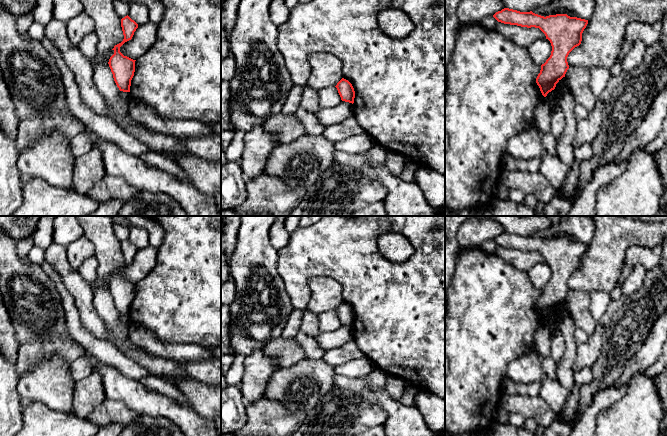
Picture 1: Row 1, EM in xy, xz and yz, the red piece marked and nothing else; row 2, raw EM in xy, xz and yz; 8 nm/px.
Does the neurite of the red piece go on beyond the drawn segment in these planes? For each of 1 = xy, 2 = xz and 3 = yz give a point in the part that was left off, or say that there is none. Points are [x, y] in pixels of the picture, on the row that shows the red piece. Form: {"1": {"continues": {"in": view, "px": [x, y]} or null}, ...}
{"1": {"continues": null}, "2": {"continues": null}, "3": {"continues": null}}

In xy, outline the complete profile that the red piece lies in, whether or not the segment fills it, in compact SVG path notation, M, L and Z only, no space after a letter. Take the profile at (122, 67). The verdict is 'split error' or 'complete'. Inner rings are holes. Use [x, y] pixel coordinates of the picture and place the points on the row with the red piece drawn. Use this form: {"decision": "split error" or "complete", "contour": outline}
{"decision": "complete", "contour": "M128 15L121 19L121 27L124 39L112 49L114 54L109 59L109 67L113 74L114 81L120 91L130 92L131 80L135 72L135 61L120 52L120 47L131 40L138 24Z"}

